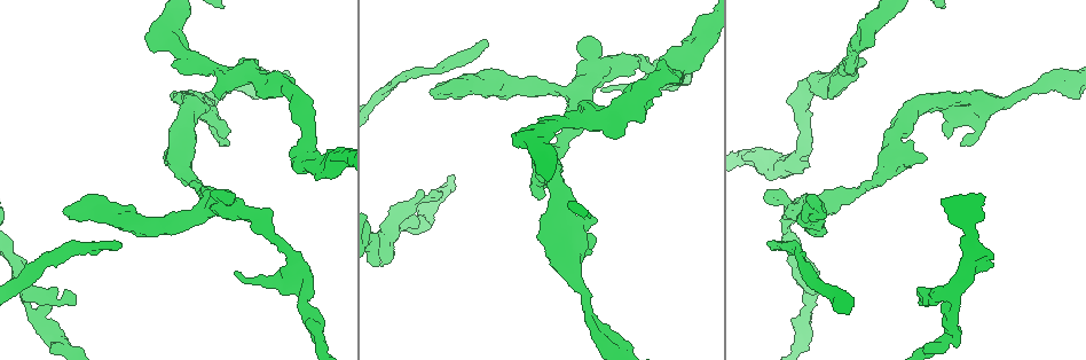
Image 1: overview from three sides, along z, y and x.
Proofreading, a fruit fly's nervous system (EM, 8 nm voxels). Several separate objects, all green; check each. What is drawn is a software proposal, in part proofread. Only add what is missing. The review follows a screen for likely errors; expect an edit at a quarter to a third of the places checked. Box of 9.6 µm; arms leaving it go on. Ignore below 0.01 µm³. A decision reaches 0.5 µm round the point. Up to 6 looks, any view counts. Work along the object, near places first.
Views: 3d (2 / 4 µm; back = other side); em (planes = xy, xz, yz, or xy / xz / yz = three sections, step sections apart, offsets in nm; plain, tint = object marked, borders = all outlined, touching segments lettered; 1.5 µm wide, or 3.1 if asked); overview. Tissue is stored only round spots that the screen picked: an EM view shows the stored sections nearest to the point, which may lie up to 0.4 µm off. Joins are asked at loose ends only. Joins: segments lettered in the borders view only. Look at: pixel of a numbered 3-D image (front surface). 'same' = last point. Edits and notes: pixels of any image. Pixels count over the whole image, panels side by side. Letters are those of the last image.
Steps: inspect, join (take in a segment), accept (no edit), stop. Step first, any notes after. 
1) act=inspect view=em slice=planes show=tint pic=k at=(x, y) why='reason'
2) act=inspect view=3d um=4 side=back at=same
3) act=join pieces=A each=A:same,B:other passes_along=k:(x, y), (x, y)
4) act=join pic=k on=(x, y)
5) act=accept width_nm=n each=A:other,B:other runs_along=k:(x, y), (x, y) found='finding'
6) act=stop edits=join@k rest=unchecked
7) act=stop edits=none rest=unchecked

act=inspect view=3d um=4 side=back pic=1 at=(818, 273) why='free end'

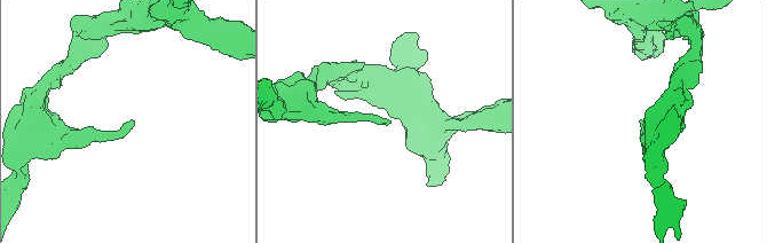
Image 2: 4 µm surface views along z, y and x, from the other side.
act=inspect view=em slice=planes show=borders pic=2 at=(132, 119) why='shape alone is not enough'

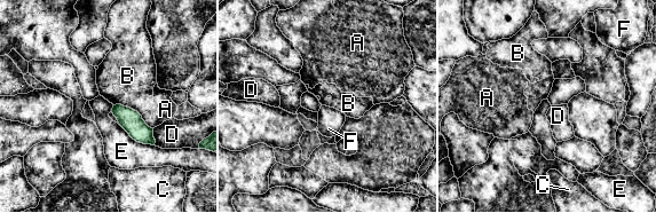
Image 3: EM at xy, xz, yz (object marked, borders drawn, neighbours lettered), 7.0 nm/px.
act=accept each=A:other,B:other,C:other,D:other,E:other,F:other border=3:(113, 104), (129, 107), (141, 116) found='no lettered segment goes on from it'

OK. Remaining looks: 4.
act=inspect view=3d um=2 pic=1 at=(992, 267) why='free end'

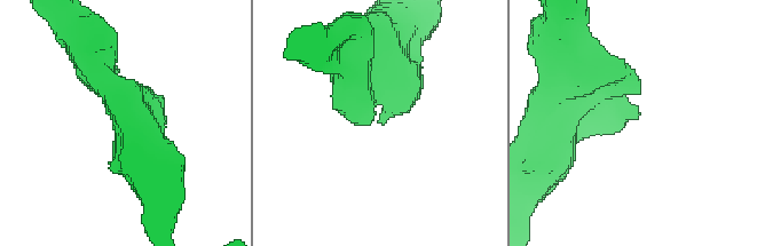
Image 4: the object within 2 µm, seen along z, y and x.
act=inspect view=em slice=planes show=borders pic=4 at=(383, 124) why='shape alone is not enough'

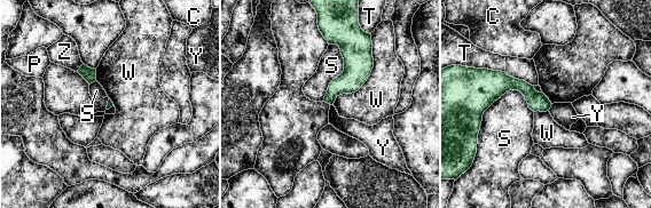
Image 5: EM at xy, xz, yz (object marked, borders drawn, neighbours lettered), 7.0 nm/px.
act=accept each=C:other,P:other,S:other,T:other,W:other,Y:other,Z:other border=5:(371, 34), (370, 74), (331, 104) found='none of them fits'

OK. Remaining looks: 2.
act=inspect view=em slice=xz step=8 show=borders pic=1 at=(830, 95) why='an open end'

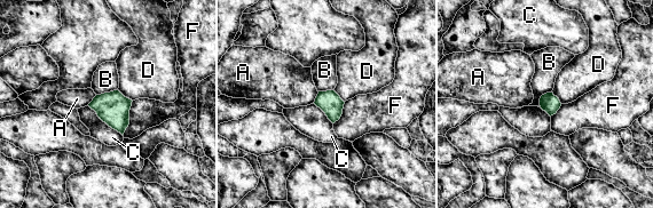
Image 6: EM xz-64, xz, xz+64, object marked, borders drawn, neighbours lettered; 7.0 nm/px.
act=inspect view=em slice=planes show=borders at=same why='another direction'

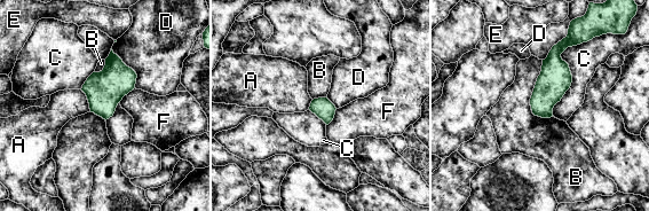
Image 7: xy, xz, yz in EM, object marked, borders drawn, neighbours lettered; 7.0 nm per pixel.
act=accept longest_contact=B:420nm each=A:other,B:other,C:other,D:other,E:other,F:other border=7:(543, 60), (530, 109), (549, 118) found='none of them fits'

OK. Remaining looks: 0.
act=stop edits=none rest=unchecked

